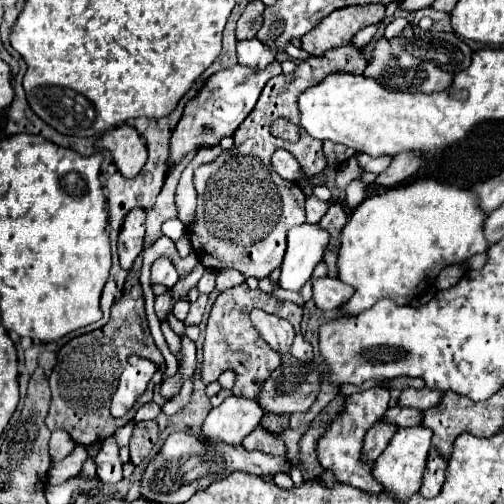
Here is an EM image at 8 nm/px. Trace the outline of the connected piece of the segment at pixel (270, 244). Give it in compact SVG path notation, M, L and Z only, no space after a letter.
M342 46L340 50L330 50L326 56L310 56L308 60L300 62L298 68L292 74L280 74L270 78L270 82L266 82L254 110L248 114L248 118L242 122L242 126L234 132L234 146L230 150L224 150L214 162L210 164L202 164L194 170L194 188L198 192L198 210L196 210L196 222L188 228L190 230L190 240L194 246L194 252L198 256L198 260L210 268L210 270L222 270L222 268L236 268L240 270L246 278L254 276L254 278L266 278L270 276L270 272L274 268L278 268L282 264L284 252L286 252L286 234L292 226L296 224L304 224L306 222L306 212L304 212L304 192L300 192L300 186L294 186L288 180L282 180L272 164L270 158L278 148L286 148L290 150L296 160L300 162L302 170L306 170L306 174L312 178L316 174L320 174L328 160L322 152L322 142L310 138L310 134L306 134L304 130L300 130L300 140L298 142L286 142L286 140L278 140L274 136L270 136L270 124L276 118L288 118L294 124L300 124L300 110L298 110L298 96L302 92L306 92L308 88L320 84L326 76L334 74L334 72L348 72L348 74L362 74L366 68L366 56L364 52L354 46Z

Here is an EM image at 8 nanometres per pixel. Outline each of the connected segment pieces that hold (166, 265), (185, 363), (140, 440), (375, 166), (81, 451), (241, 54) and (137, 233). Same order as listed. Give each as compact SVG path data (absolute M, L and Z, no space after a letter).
M160 256L152 264L152 276L150 276L150 280L154 284L164 284L166 288L172 288L178 282L178 272L176 272L172 260L166 258L166 256Z
M182 338L182 348L184 348L184 358L180 362L180 376L182 380L190 378L194 374L194 368L196 368L196 346L190 338Z
M154 420L150 422L138 422L134 428L134 434L130 438L130 460L134 466L142 464L152 448L158 442L158 424Z
M360 154L358 162L360 162L360 168L364 172L380 174L380 172L384 172L388 168L388 164L392 162L392 156L368 156L368 154Z
M76 446L74 452L68 458L64 458L60 462L54 462L50 466L50 470L48 470L48 482L56 484L56 482L64 482L66 478L76 476L82 470L82 464L84 464L86 458L88 458L86 448L84 446Z
M258 38L252 40L242 40L238 42L238 62L248 64L254 68L266 68L268 62L272 62L276 52L262 44Z
M142 208L130 210L130 214L126 214L126 222L122 224L118 238L118 256L120 266L124 270L130 270L134 260L144 250L144 230L146 230L146 212Z

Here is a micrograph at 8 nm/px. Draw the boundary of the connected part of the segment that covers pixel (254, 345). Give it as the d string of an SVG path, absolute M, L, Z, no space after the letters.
M240 284L236 288L220 292L216 302L212 304L208 324L206 324L204 362L202 362L202 370L200 370L200 380L204 384L210 384L210 382L216 382L222 372L232 370L236 374L236 382L234 382L232 392L248 396L248 398L258 398L264 382L280 366L280 354L276 350L272 350L262 340L258 330L252 326L252 322L250 322L250 310L252 308L260 308L268 314L276 314L294 326L296 338L294 338L294 344L290 346L290 354L294 358L298 358L302 362L310 362L312 360L312 346L300 332L300 320L302 320L302 308L300 306L296 306L292 302L280 302L274 294L266 294L262 290L250 290L246 284Z

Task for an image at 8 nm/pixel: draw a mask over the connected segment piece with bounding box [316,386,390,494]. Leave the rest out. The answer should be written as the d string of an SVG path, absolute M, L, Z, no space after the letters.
M374 386L370 390L348 396L344 400L342 412L328 424L324 434L318 438L318 446L316 446L318 462L322 464L324 470L330 470L338 482L354 486L368 494L380 494L382 486L372 476L372 464L362 456L362 442L366 430L374 426L388 410L388 400L390 400L390 390L382 386Z

